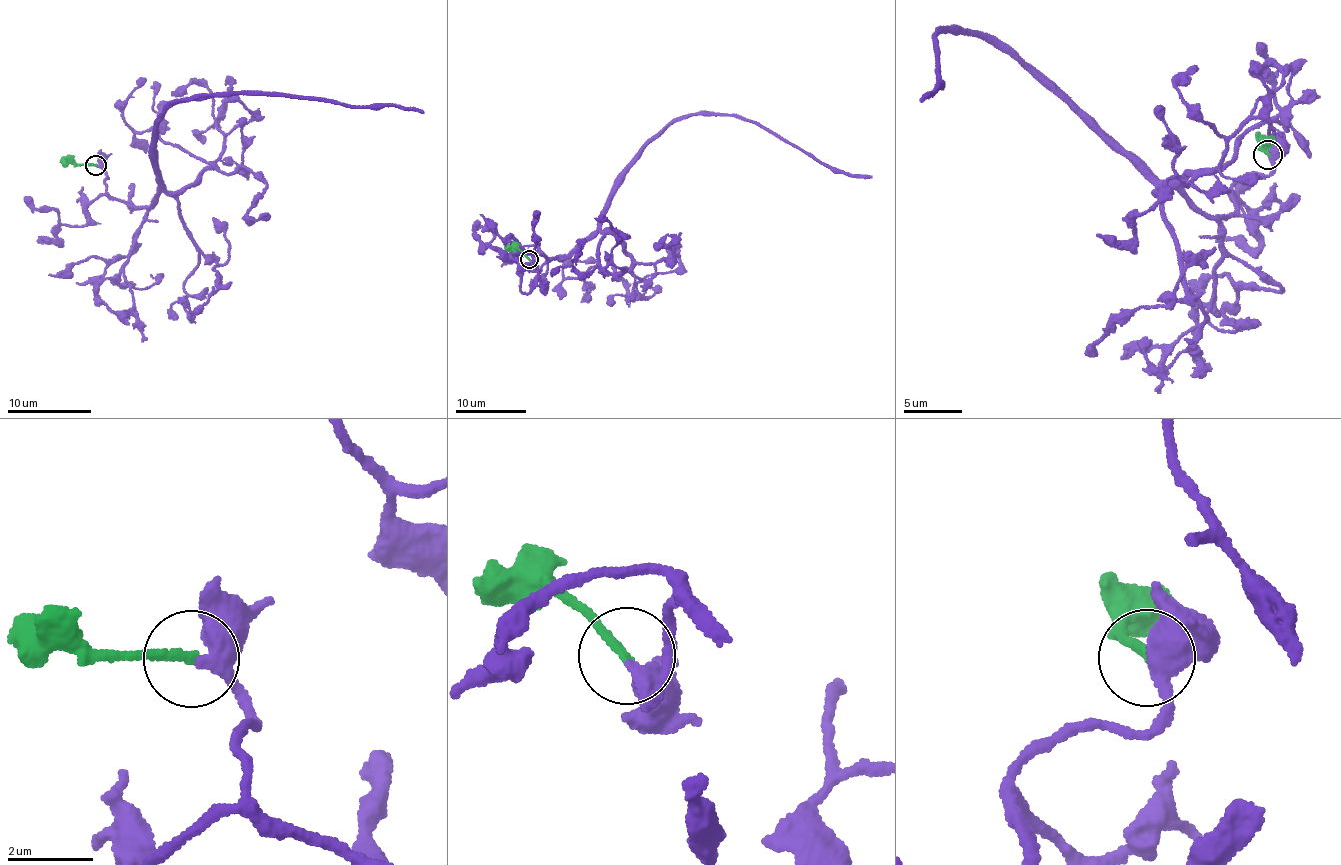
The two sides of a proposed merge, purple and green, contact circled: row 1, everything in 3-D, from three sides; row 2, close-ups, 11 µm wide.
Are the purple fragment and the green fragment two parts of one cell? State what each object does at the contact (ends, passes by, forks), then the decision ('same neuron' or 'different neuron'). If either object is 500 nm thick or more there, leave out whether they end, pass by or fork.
purple passes by | green ends | same neuron

